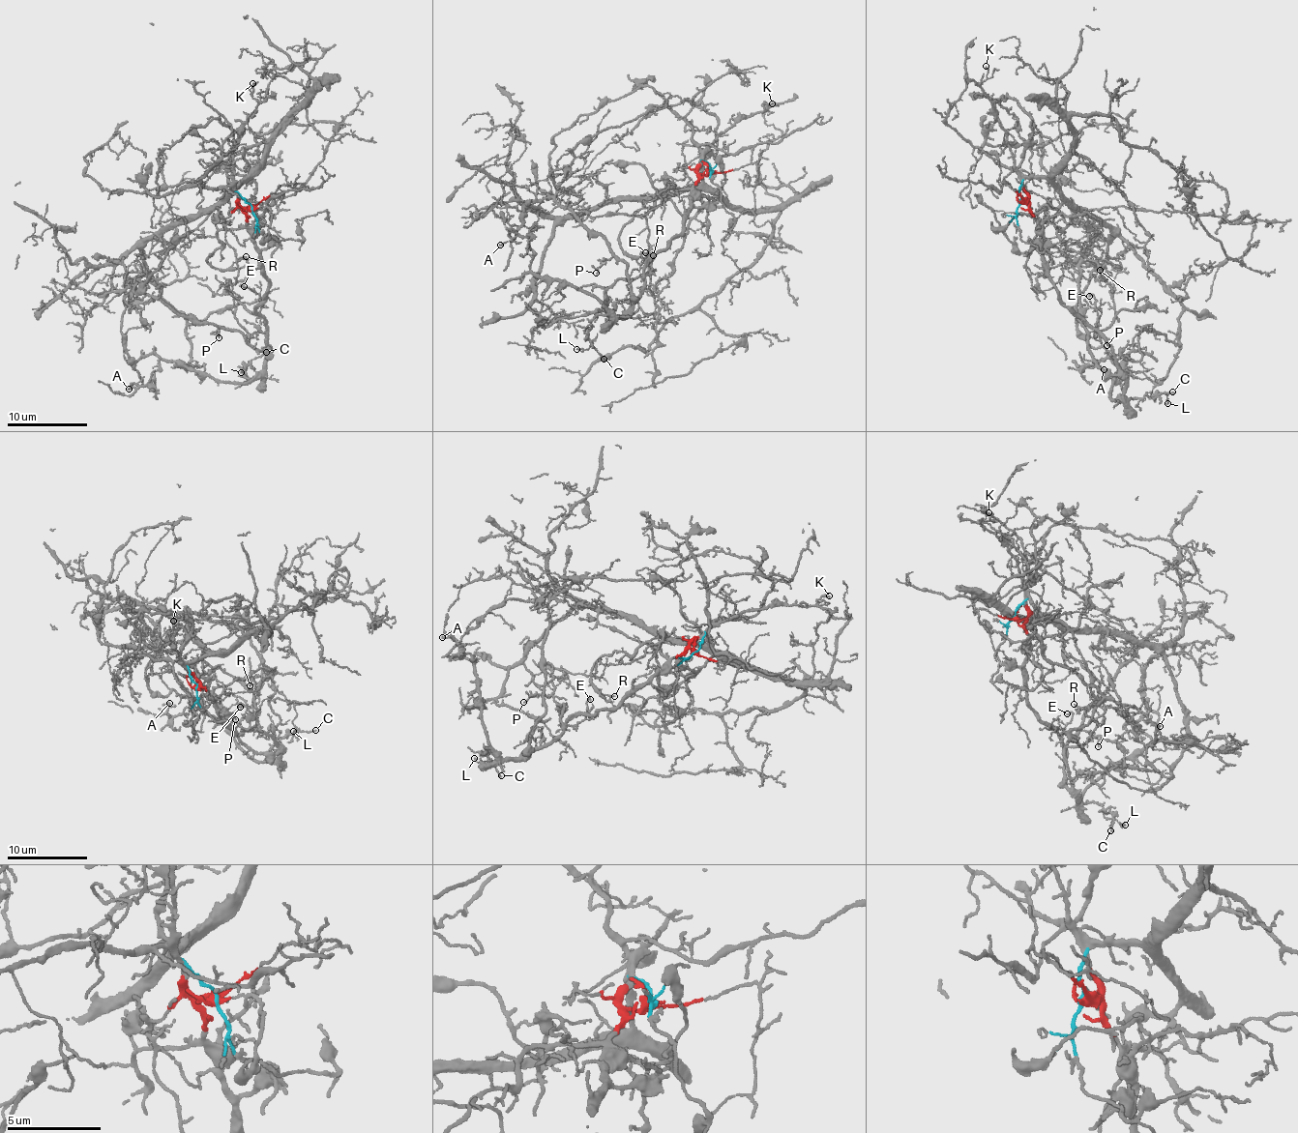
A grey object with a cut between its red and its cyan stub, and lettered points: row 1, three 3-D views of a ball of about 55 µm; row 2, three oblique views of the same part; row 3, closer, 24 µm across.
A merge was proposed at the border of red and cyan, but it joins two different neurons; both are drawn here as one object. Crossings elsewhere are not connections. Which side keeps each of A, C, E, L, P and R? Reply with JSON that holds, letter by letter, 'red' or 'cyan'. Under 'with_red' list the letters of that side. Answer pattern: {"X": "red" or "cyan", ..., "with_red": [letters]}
{"A": "red", "C": "red", "E": "red", "L": "red", "P": "red", "R": "red", "with_red": ["A", "C", "E", "L", "P", "R"]}

